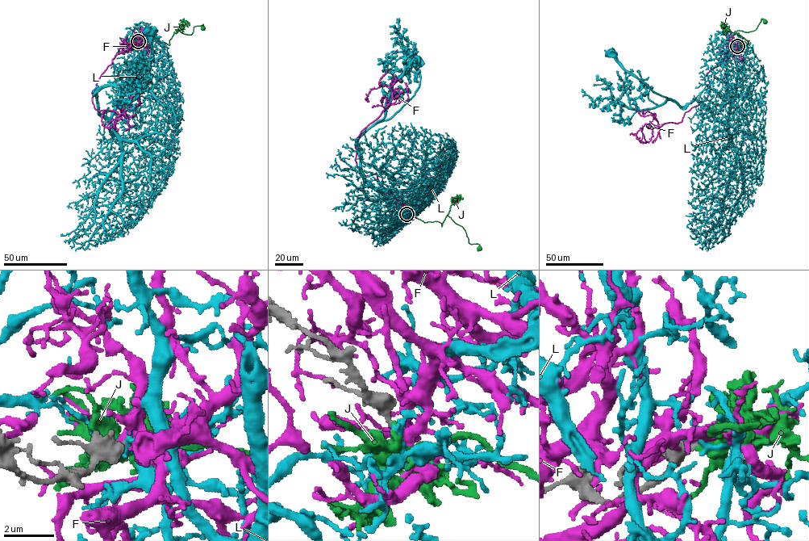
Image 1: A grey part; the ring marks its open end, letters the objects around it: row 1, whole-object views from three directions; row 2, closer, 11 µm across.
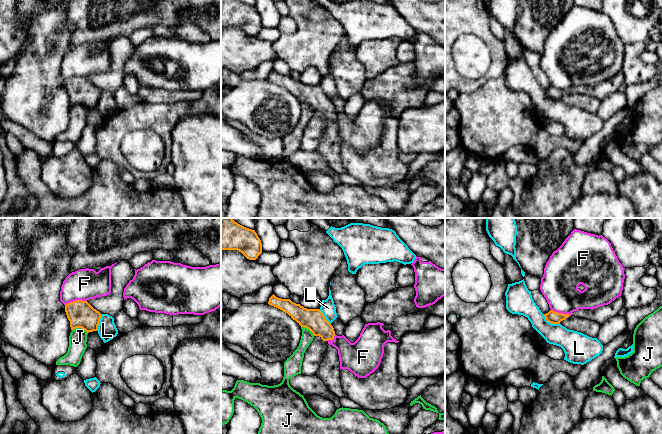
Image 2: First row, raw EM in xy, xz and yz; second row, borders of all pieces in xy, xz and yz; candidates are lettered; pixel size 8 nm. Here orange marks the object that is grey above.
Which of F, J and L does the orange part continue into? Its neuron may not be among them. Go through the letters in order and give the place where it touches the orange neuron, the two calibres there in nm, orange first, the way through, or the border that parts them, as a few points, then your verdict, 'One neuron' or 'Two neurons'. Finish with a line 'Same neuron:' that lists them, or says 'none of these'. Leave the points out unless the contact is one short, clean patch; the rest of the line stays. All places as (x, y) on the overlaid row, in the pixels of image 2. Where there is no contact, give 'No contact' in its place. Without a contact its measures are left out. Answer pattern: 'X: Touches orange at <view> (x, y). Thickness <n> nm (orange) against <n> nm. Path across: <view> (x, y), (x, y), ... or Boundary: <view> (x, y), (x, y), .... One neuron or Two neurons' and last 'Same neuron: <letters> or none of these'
F: Touches orange at xy (76, 300). Thickness 220 nm (orange) against 260 nm. Two neurons
J: Touches orange at xy (80, 327). Thickness 220 nm (orange) against 140 nm. Two neurons
L: Touches orange at yz (550, 322). Thickness 100 nm (orange) against 200 nm. Boundary: yz (543, 314), (549, 322), (559, 323). Two neurons
Same neuron: none of these

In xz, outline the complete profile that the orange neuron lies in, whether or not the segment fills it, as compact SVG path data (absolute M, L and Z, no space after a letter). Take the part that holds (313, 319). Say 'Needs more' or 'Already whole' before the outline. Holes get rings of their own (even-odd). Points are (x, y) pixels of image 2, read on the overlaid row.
Needs more. M273 294L269 298L268 304L287 313L301 327L305 327L313 333L313 341L304 353L301 374L304 376L316 374L329 345L328 341L334 339L333 326L319 309L304 308L290 299L281 299Z

